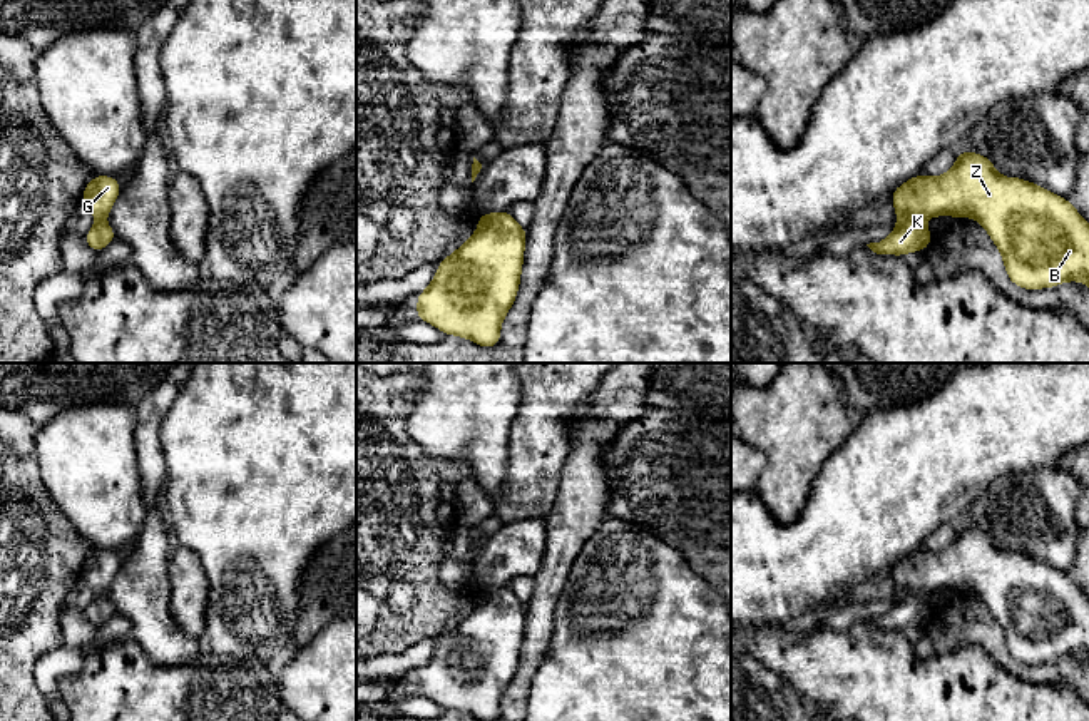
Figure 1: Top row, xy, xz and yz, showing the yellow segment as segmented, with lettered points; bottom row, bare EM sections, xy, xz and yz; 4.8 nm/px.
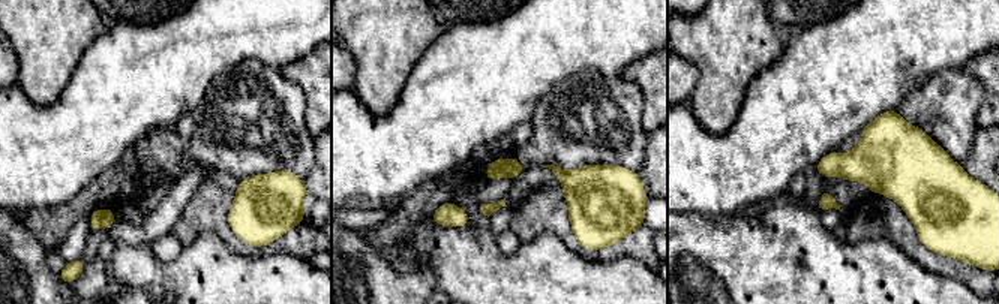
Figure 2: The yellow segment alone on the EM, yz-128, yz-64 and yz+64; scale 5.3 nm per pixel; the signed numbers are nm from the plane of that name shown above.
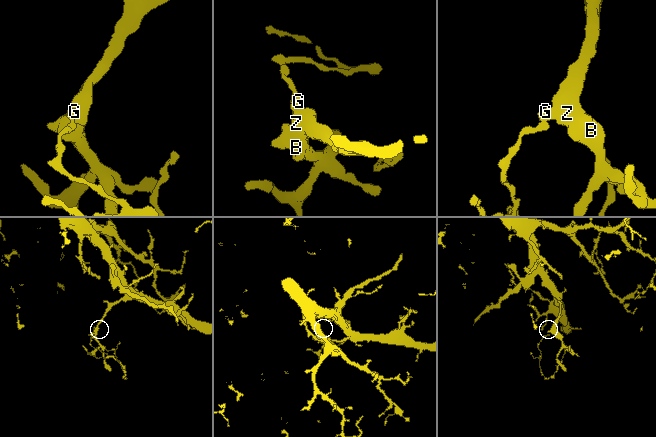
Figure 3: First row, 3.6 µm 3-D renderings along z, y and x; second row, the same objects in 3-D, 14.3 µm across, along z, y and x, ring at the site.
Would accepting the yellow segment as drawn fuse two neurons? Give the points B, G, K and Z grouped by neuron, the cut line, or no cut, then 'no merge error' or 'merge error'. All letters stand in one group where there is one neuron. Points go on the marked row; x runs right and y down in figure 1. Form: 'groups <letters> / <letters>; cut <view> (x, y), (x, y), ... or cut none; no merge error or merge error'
groups B G Z / K; cut yz (920, 219), (900, 221); merge error

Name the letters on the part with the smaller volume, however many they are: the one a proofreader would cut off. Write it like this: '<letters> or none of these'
K

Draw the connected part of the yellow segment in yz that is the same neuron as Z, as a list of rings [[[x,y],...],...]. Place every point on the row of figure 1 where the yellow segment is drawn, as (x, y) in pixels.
[[[959,152],[955,164],[943,176],[930,177],[922,172],[890,196],[900,221],[974,217],[1000,251],[1009,281],[1019,288],[1034,291],[1066,281],[1086,283],[1089,288],[1089,222],[1082,214],[1067,197],[1020,177],[1000,176],[994,162],[979,152]]]

